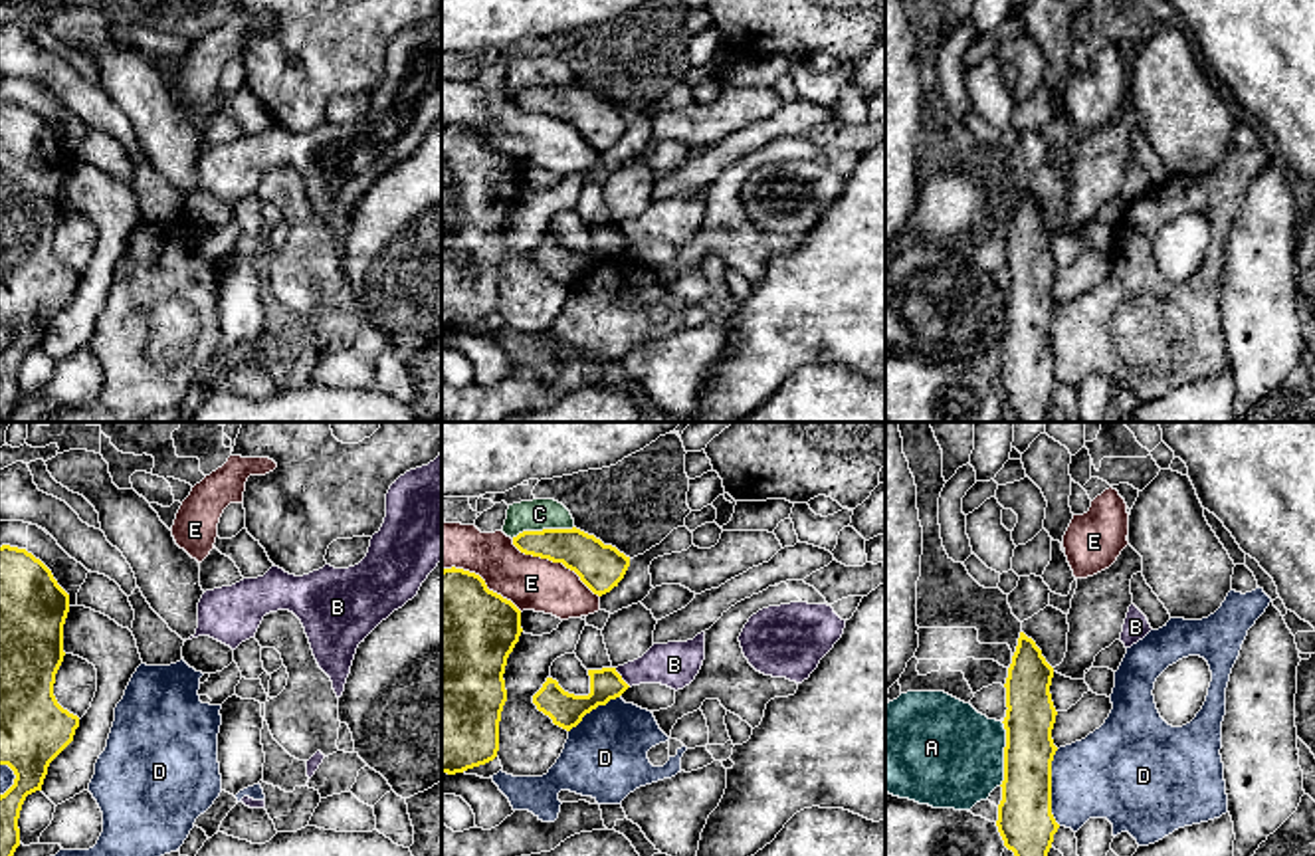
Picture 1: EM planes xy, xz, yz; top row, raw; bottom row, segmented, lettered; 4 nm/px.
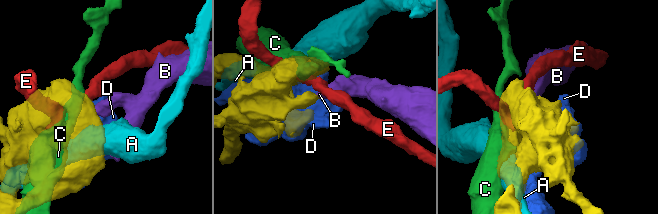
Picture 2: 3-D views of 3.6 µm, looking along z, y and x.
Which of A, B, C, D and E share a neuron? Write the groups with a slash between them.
A / B / C / D / E

